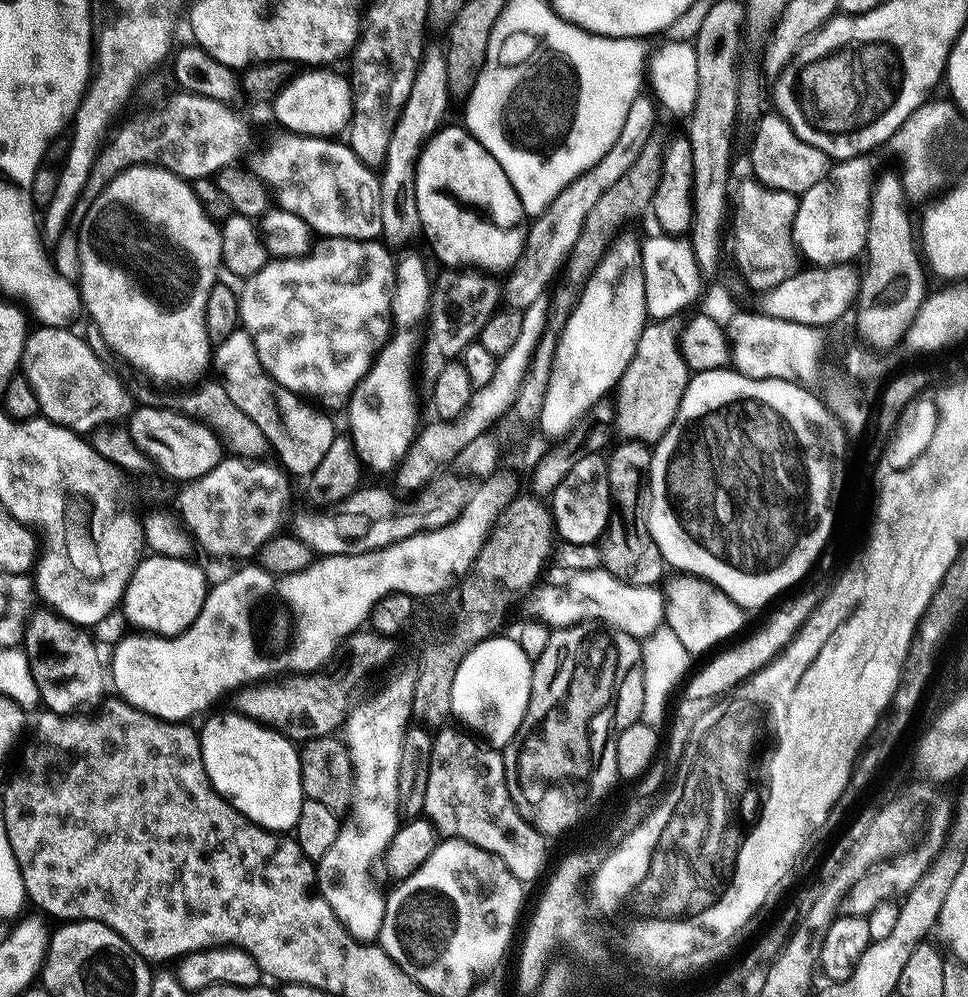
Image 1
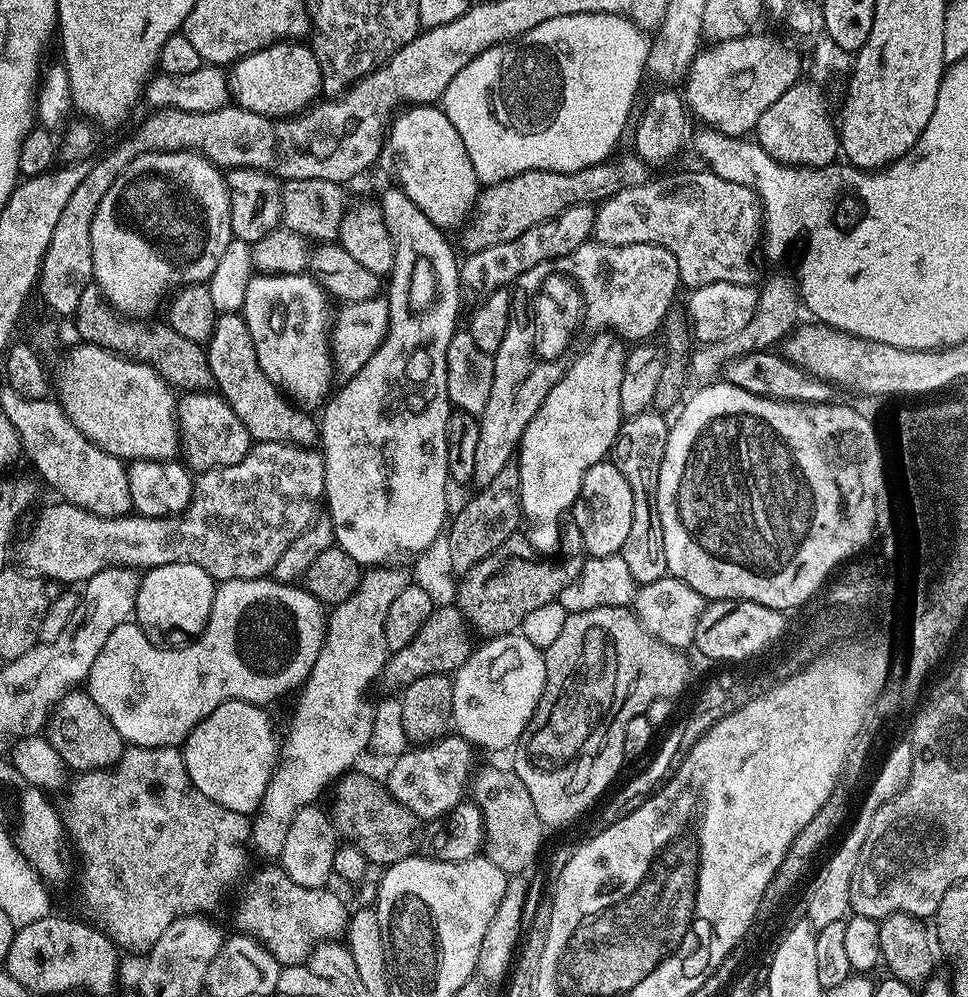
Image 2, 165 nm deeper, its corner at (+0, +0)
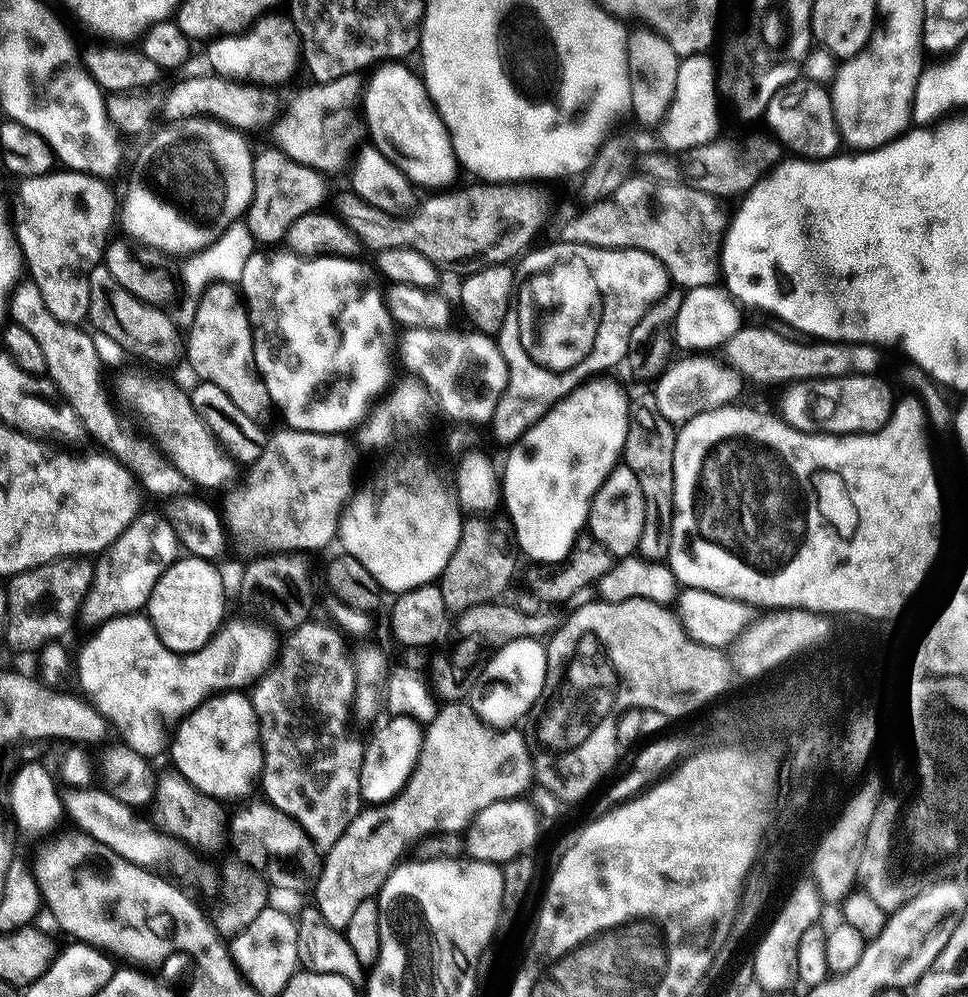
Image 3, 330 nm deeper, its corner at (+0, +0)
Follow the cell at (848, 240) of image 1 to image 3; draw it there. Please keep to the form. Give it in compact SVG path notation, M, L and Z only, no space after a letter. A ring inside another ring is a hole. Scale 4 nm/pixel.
M693 353L682 356L682 359L671 361L663 374L657 377L654 387L653 403L659 413L674 426L678 426L696 416L705 408L724 407L733 403L742 390L744 378L740 371L712 357L707 353Z

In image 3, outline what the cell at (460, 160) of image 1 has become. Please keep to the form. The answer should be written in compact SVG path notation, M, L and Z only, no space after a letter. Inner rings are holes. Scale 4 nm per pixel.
M381 63L371 73L373 76L366 80L366 87L362 92L362 119L366 125L366 132L370 137L371 147L377 148L387 160L394 162L394 166L398 166L398 170L402 170L402 174L406 174L406 178L411 180L413 185L421 189L424 187L432 188L428 190L444 190L451 185L448 183L455 178L456 172L458 173L452 139L448 137L446 126L428 96L428 87L423 79L417 73L415 76L404 64L407 63Z

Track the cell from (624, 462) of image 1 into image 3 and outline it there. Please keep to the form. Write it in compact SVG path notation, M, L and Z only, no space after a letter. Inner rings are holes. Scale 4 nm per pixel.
M633 399L628 406L628 429L622 463L634 470L638 486L642 486L644 521L636 552L642 560L664 562L668 559L670 526L672 525L672 487L674 486L674 446L677 429L647 400Z

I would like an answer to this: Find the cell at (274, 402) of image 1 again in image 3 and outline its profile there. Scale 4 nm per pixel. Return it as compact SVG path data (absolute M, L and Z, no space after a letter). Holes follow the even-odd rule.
M215 283L199 293L196 313L192 325L186 328L186 364L197 372L205 384L220 387L246 414L261 426L268 426L274 417L274 405L270 390L256 368L252 349L252 324L248 320L248 310L236 284Z

